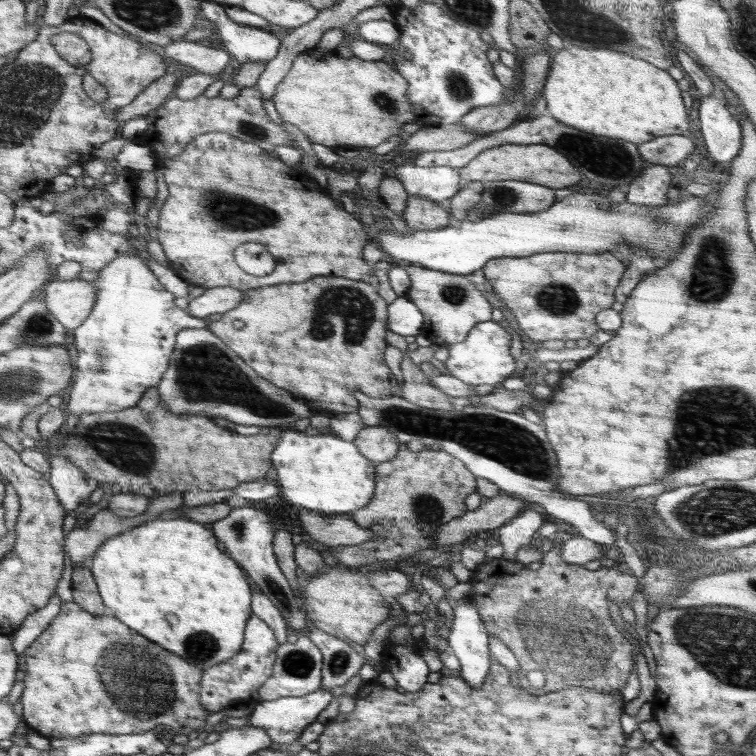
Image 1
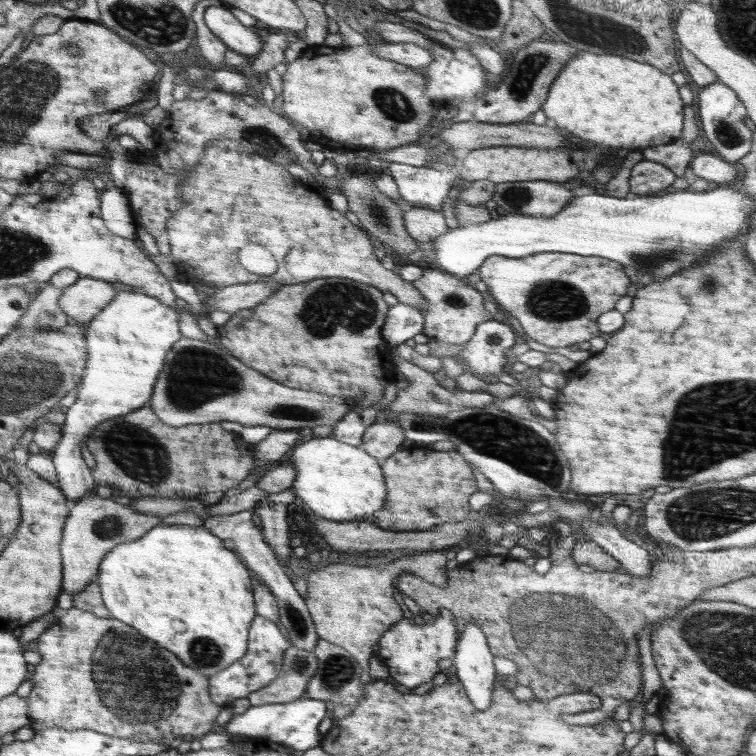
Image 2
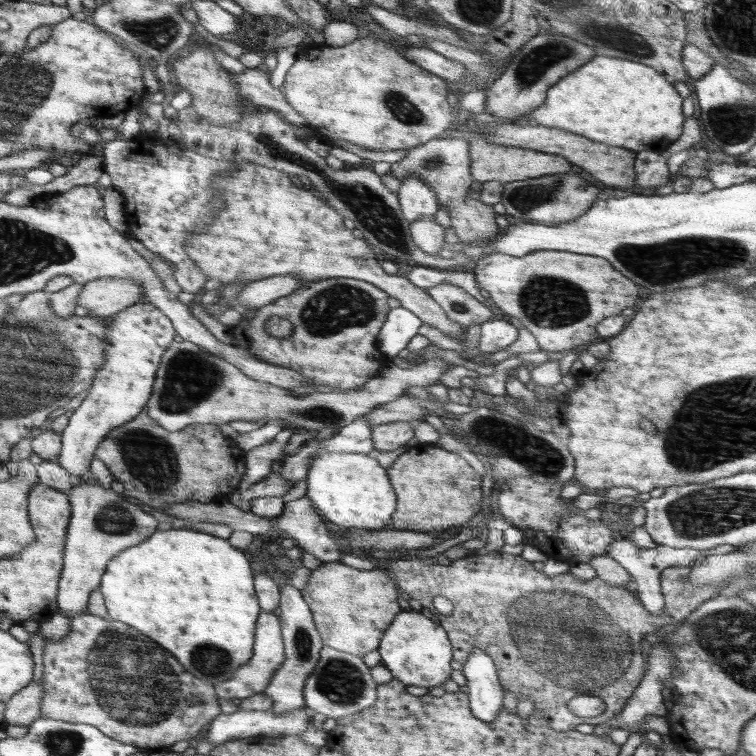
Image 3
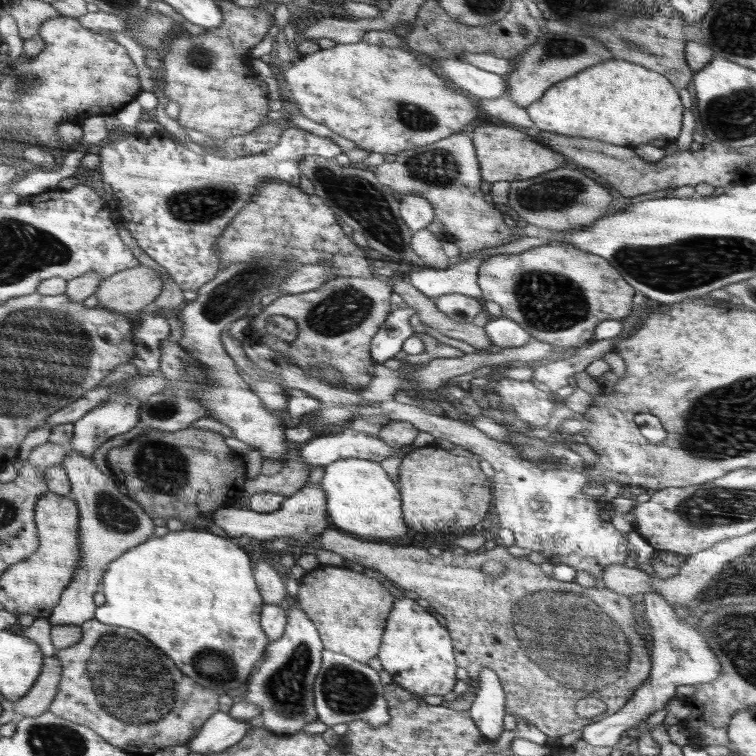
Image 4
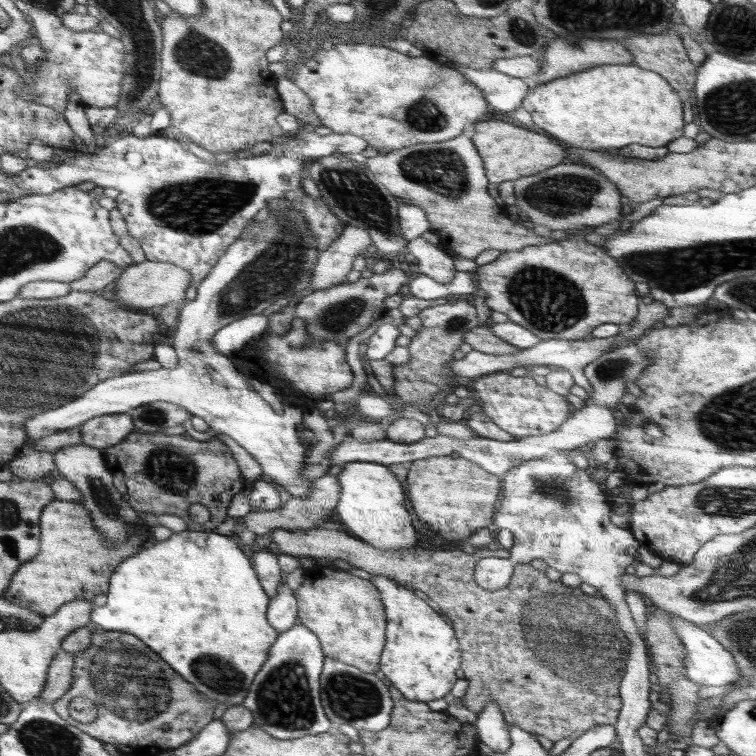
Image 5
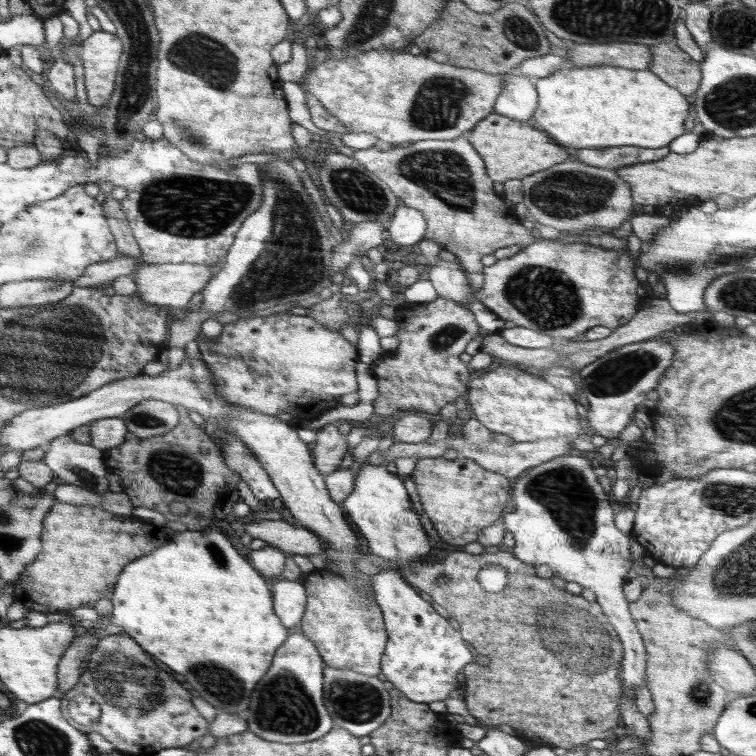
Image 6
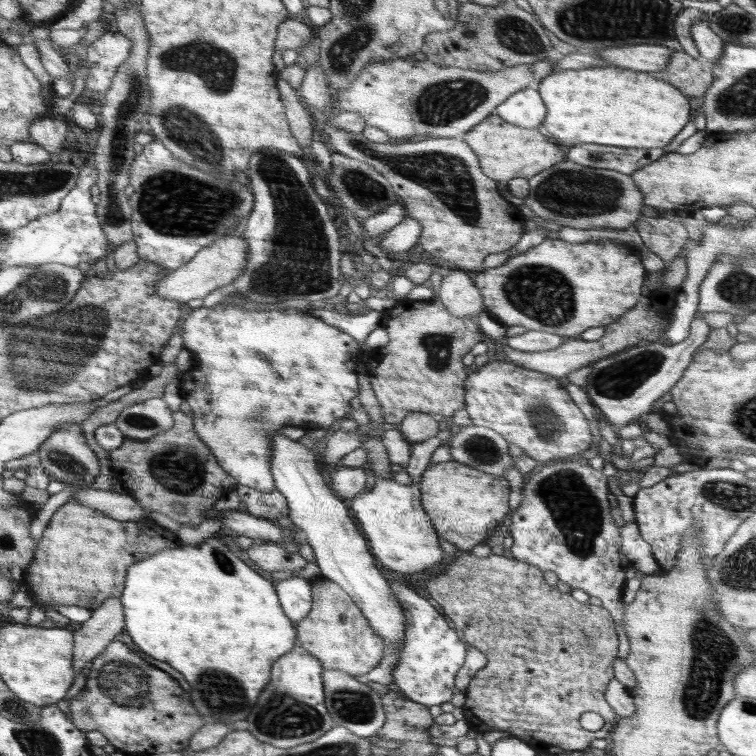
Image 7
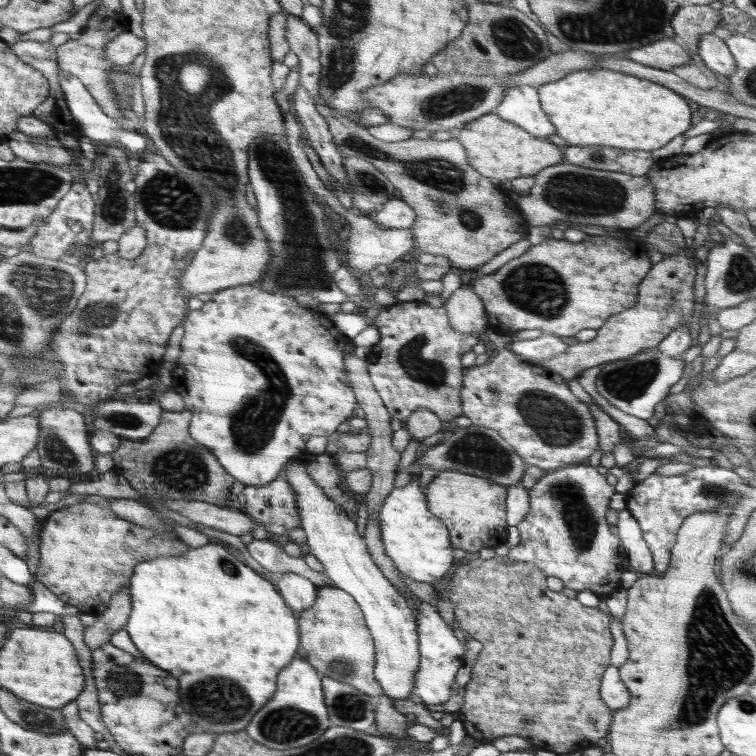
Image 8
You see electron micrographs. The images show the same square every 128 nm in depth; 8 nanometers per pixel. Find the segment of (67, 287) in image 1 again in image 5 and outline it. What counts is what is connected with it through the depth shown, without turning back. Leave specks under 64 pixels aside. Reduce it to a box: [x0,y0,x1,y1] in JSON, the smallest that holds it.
[114,261,191,309]

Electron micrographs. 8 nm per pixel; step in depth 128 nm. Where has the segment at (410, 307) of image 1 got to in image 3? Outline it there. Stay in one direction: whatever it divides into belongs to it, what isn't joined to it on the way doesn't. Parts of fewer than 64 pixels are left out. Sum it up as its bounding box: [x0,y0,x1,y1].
[378,308,422,360]

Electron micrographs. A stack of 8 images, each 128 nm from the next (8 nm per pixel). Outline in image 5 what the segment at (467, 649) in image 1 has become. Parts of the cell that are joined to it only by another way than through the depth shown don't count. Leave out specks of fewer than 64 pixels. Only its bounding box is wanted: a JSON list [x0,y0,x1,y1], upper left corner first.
[472,700,511,752]

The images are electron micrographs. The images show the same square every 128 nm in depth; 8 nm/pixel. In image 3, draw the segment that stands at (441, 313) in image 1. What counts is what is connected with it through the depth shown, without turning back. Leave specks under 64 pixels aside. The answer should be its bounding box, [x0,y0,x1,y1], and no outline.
[426,282,493,330]

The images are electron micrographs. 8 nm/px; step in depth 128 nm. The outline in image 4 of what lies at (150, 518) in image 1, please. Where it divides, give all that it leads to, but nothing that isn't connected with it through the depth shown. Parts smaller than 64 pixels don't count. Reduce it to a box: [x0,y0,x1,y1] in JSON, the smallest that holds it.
[48,451,159,627]

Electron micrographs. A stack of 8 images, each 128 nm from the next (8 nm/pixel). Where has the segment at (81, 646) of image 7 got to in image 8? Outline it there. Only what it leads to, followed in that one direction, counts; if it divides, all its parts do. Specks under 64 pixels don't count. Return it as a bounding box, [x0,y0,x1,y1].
[84,586,132,650]

